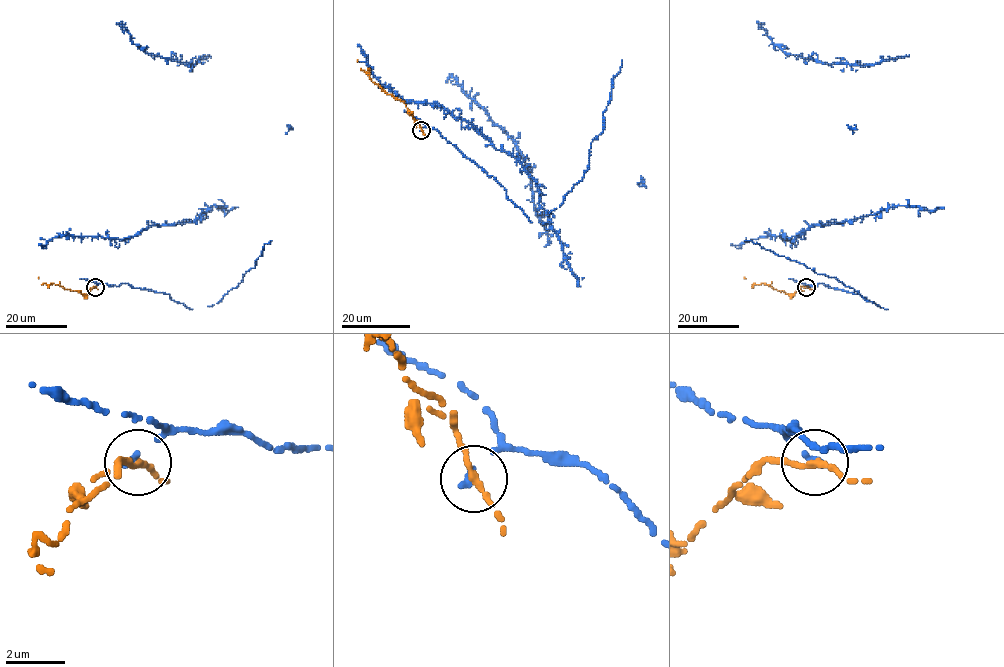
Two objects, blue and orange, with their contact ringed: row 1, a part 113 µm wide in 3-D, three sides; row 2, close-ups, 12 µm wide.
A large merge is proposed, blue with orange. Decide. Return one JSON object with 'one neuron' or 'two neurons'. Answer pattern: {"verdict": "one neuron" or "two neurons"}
{"verdict": "two neurons"}

